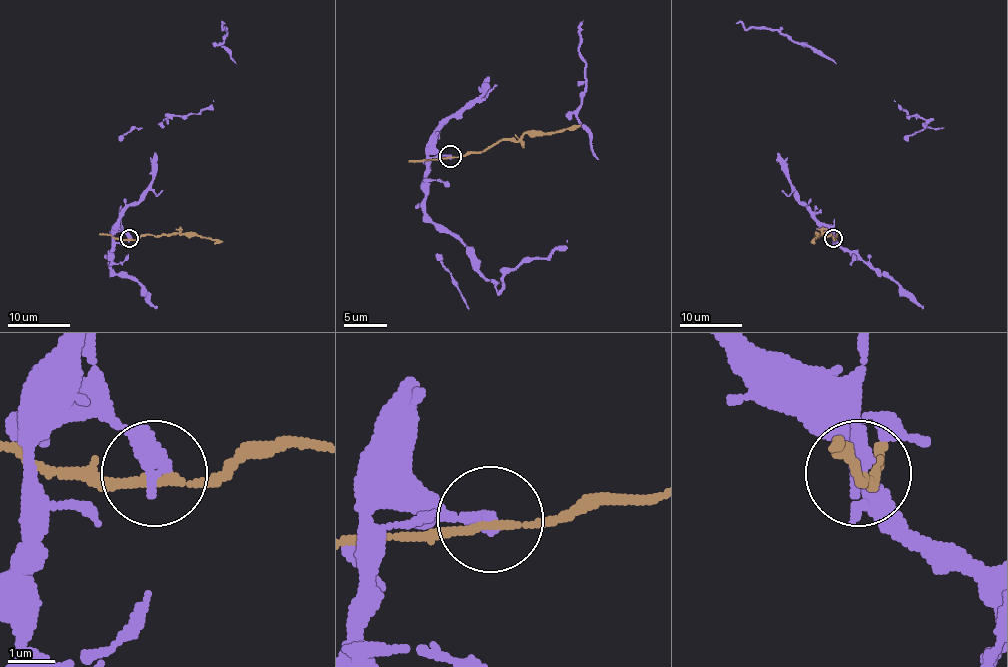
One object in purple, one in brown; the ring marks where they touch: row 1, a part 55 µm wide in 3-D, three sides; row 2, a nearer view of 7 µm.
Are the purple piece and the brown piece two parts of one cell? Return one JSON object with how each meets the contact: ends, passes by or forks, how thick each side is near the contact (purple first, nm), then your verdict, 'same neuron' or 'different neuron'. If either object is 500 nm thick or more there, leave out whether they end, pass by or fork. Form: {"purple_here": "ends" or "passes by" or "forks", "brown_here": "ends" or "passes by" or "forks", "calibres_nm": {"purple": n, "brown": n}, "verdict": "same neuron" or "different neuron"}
{"purple_here": "ends", "brown_here": "passes by", "calibres_nm": {"purple": 400, "brown": 170}, "verdict": "different neuron"}

